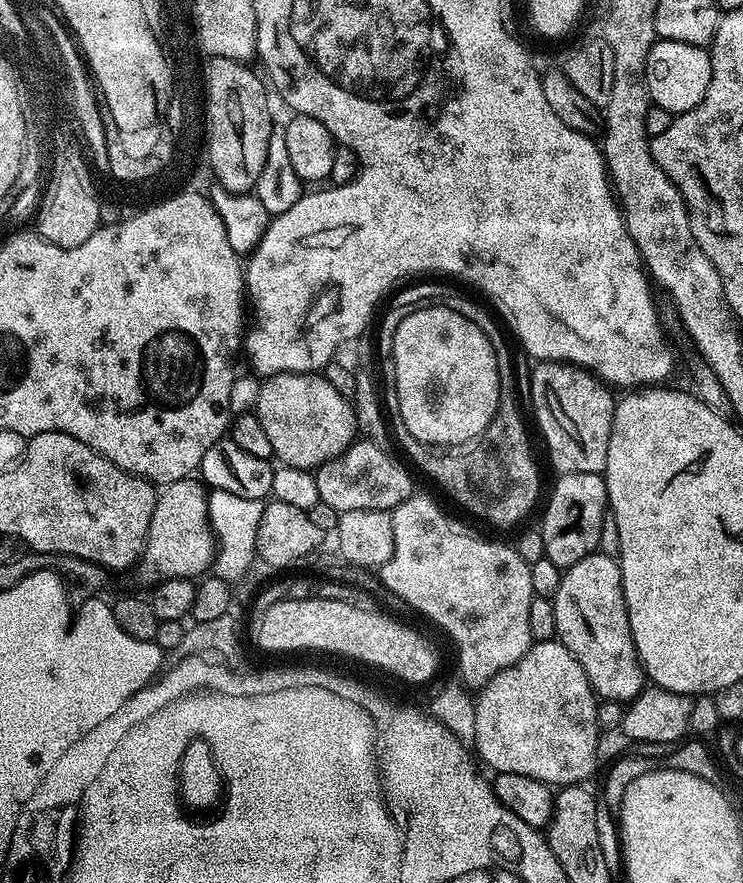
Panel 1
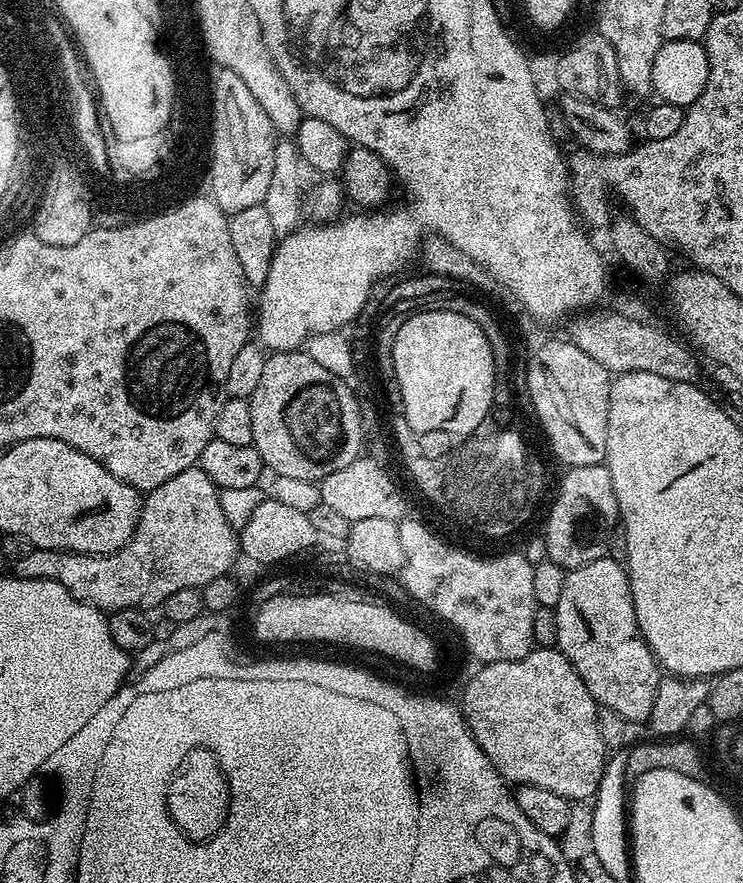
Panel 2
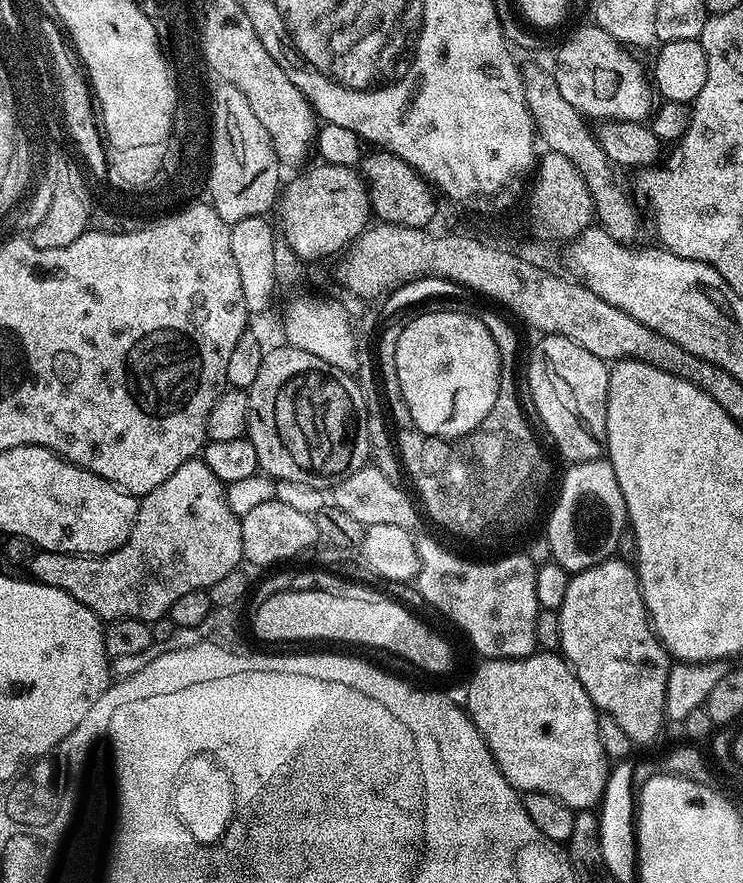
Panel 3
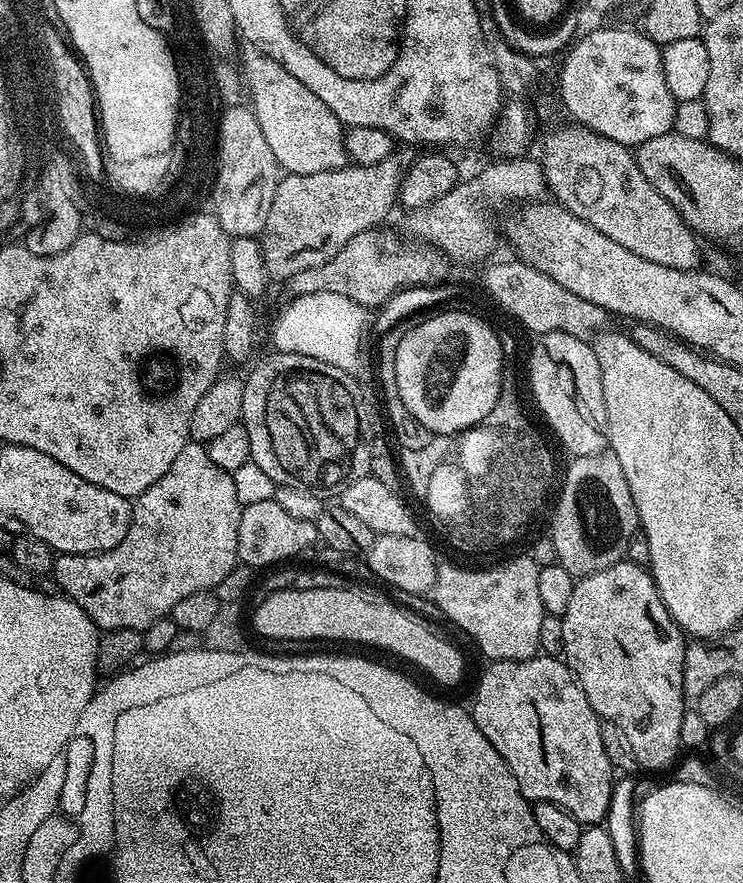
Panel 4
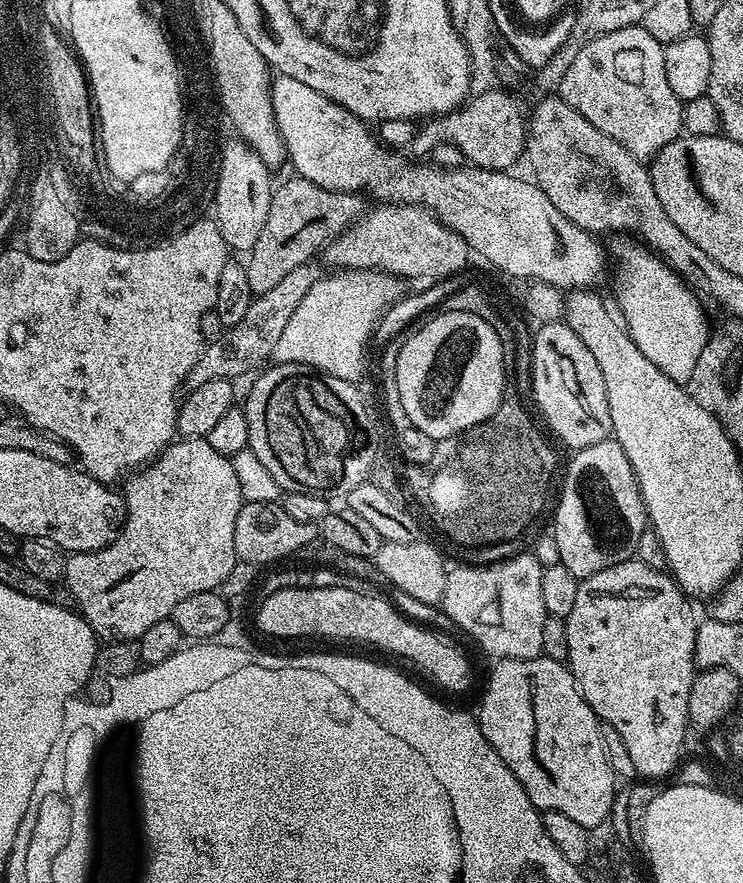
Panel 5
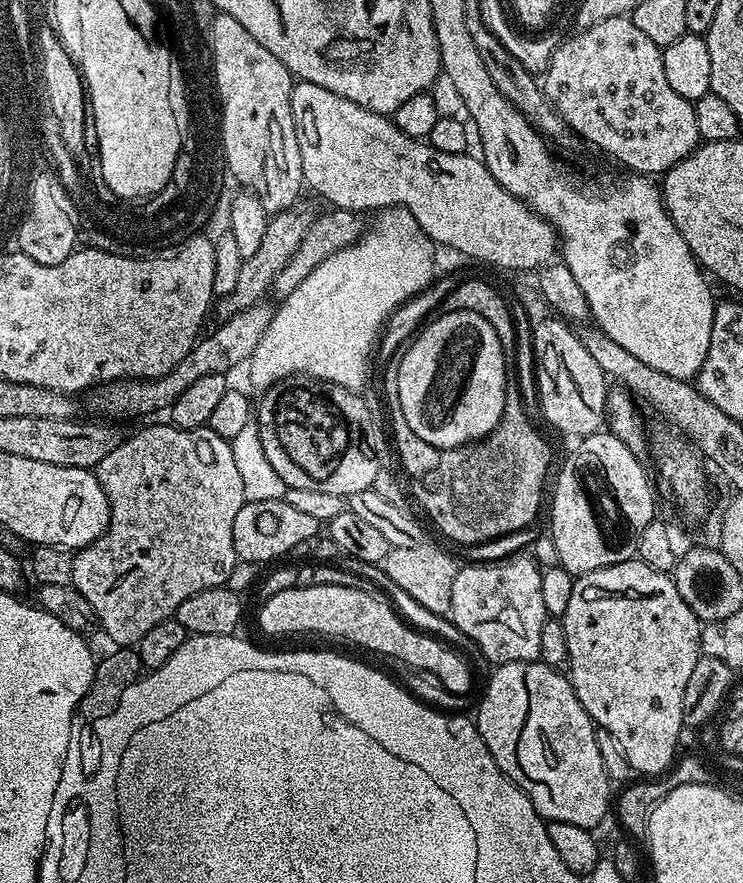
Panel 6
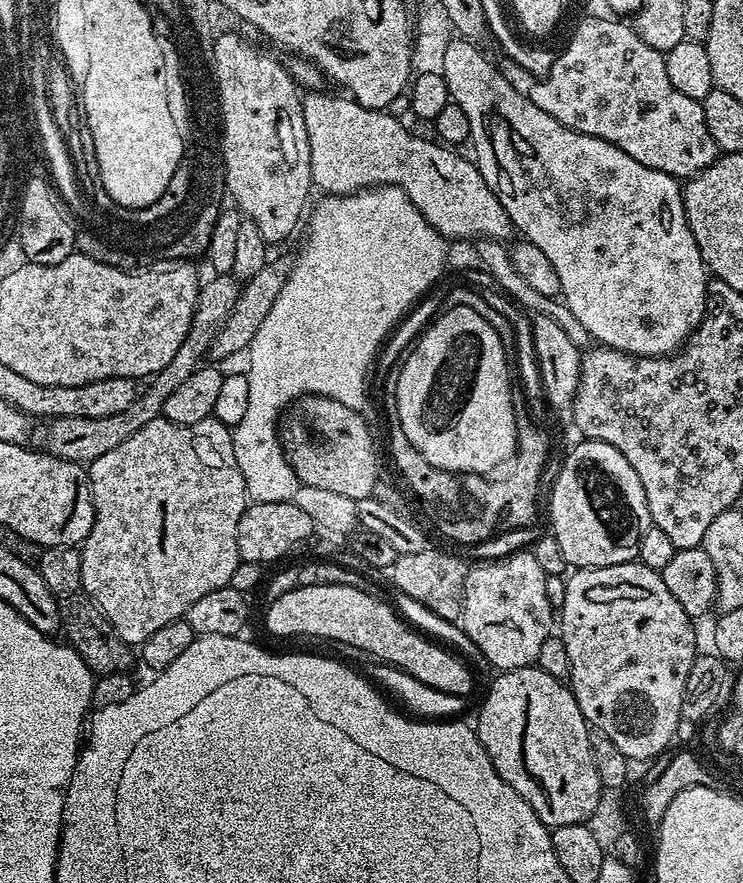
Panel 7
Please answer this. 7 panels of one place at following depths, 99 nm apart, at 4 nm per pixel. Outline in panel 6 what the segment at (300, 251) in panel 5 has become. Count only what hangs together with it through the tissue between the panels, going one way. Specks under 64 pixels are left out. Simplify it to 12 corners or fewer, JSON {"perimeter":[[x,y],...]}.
{"perimeter":[[317,209],[277,212],[262,246],[242,262],[238,283],[219,297],[221,321],[261,303]]}

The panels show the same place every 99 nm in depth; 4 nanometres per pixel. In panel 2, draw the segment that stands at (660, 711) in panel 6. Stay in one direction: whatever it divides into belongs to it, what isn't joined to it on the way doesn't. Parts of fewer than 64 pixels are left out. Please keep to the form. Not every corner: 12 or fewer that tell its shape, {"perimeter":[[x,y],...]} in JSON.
{"perimeter":[[625,565],[571,569],[556,648],[597,705],[647,722],[662,669]]}

